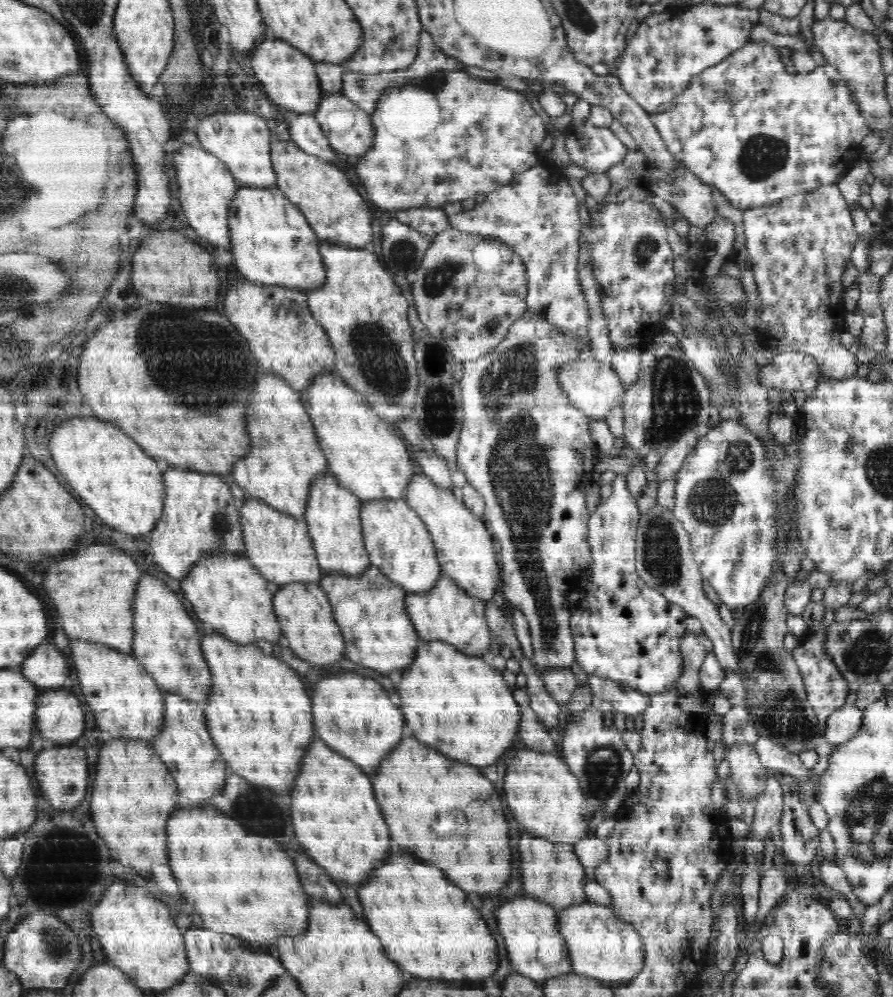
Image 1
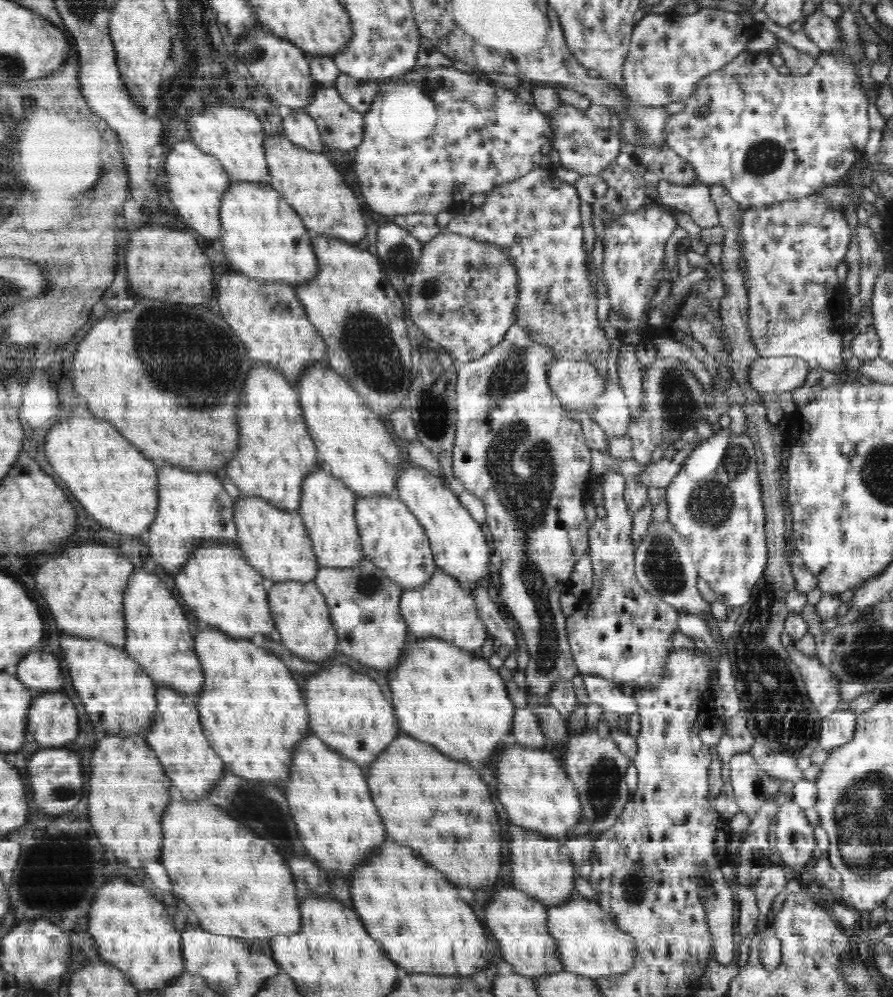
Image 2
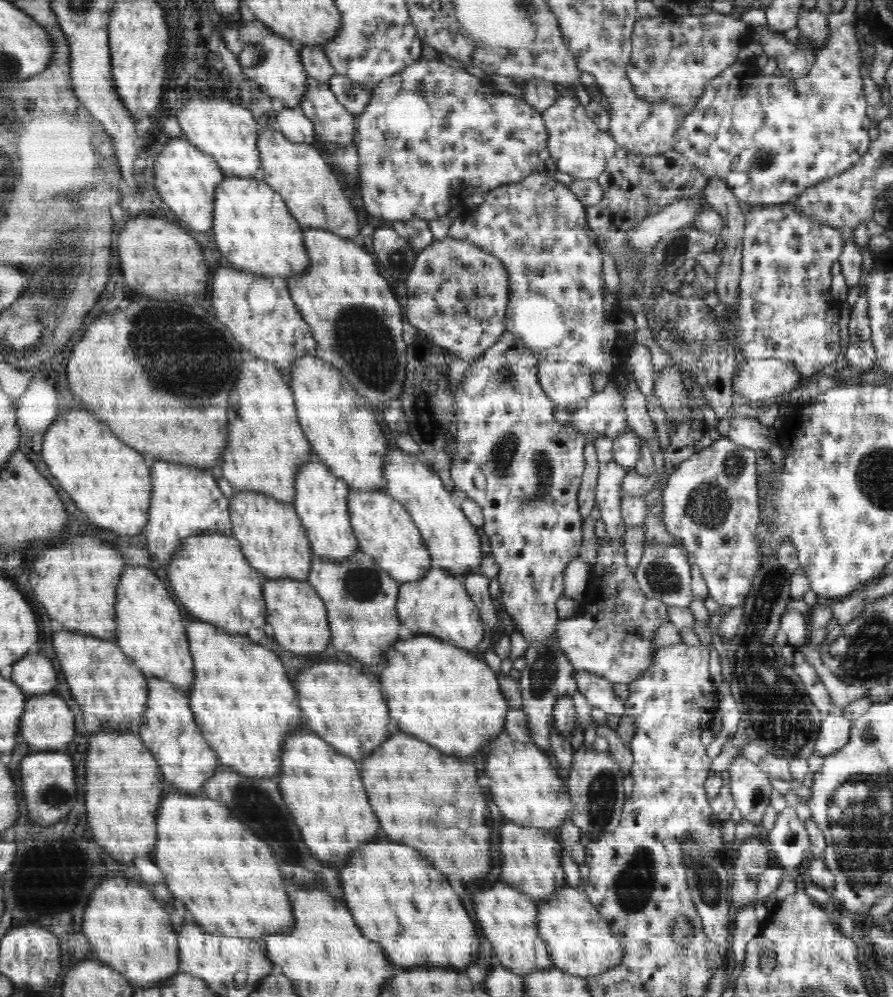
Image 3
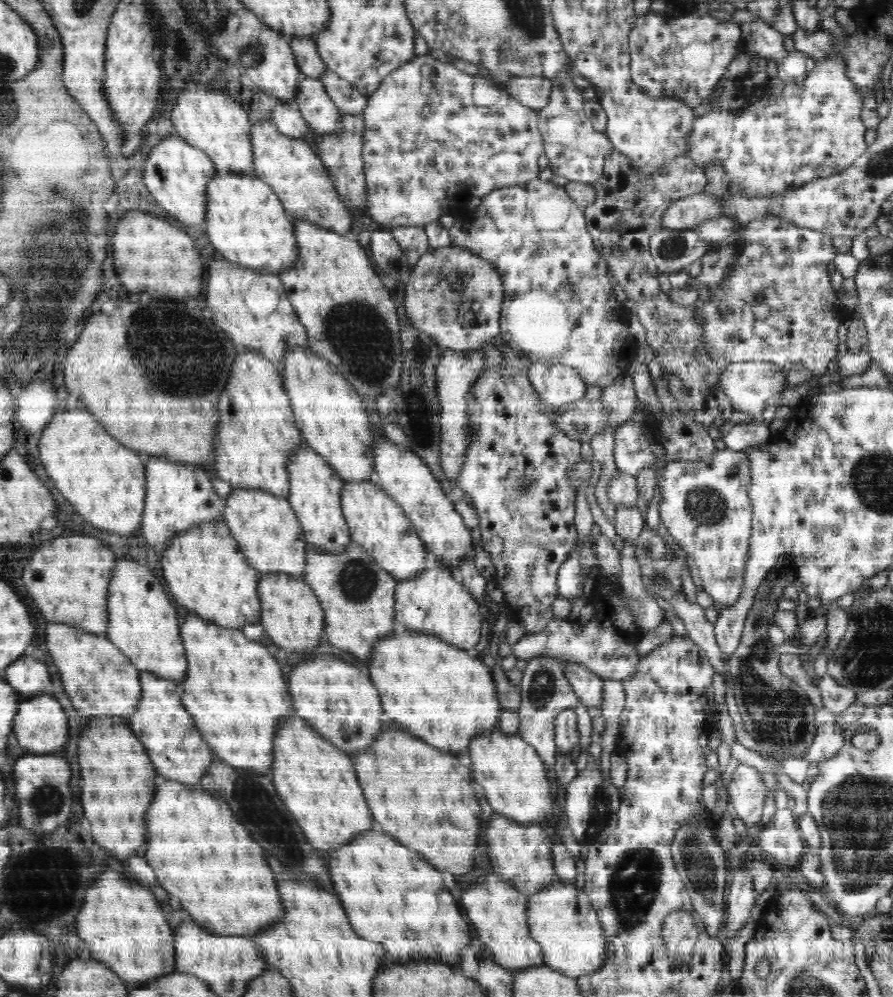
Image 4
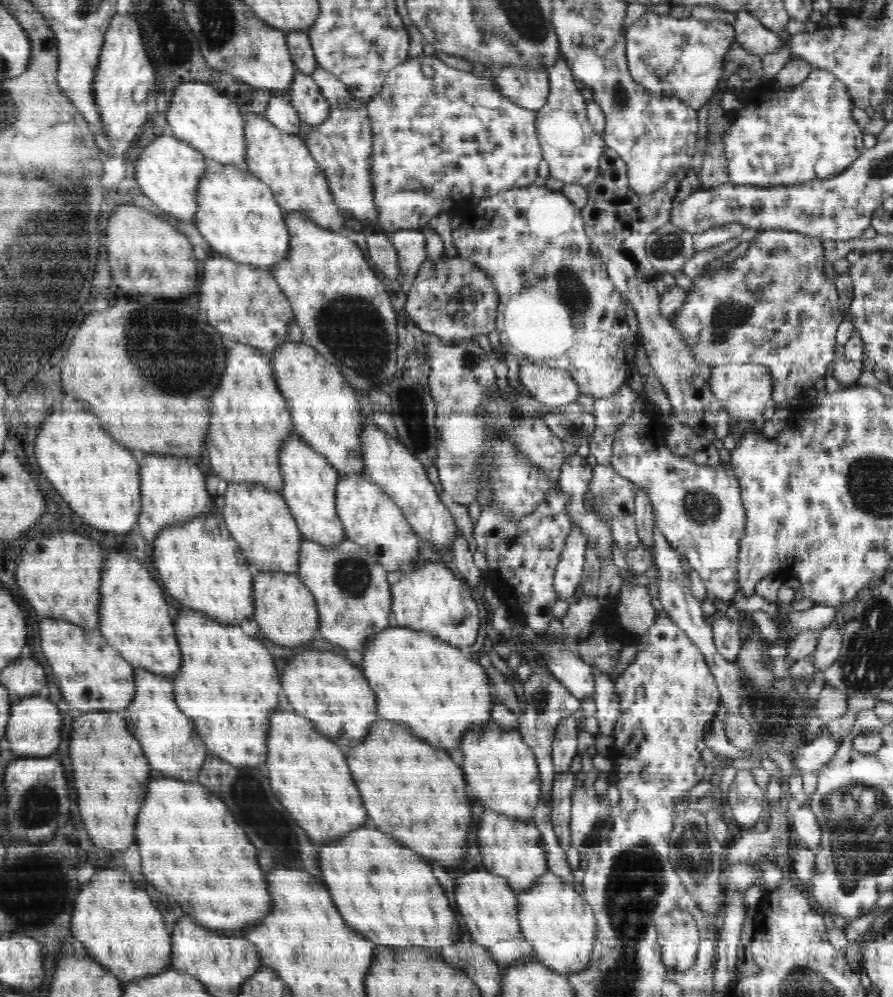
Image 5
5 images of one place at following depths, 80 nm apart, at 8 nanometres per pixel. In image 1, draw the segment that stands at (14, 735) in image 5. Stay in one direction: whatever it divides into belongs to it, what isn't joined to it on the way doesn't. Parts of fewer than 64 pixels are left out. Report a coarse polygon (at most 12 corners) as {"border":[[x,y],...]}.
{"border":[[68,688],[38,698],[42,738],[66,744],[85,730],[84,708]]}

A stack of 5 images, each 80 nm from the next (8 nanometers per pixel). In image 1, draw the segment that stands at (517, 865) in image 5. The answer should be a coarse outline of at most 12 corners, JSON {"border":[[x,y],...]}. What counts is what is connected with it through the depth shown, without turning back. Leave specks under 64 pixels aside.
{"border":[[518,838],[524,894],[558,911],[588,901],[573,845]]}

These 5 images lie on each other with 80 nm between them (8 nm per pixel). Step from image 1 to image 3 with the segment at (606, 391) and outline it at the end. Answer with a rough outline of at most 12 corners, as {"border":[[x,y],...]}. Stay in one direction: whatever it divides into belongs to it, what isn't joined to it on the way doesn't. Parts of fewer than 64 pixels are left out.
{"border":[[540,361],[542,391],[572,411],[596,394],[589,369]]}

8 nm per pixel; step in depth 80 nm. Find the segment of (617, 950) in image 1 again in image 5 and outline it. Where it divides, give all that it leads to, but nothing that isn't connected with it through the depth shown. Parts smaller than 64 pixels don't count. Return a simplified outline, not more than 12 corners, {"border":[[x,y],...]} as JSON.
{"border":[[552,872],[517,893],[532,959],[568,976],[589,966],[595,916]]}

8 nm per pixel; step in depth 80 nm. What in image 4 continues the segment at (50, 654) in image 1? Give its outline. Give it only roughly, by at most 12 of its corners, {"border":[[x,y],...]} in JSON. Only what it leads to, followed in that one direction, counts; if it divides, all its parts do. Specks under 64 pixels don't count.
{"border":[[40,656],[20,658],[4,679],[23,699],[48,692],[51,677]]}

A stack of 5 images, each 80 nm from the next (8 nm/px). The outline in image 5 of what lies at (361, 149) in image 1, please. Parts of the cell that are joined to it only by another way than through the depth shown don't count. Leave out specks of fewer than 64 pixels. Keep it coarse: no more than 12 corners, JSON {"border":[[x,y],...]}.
{"border":[[297,71],[287,97],[306,124],[321,125],[331,104]]}

